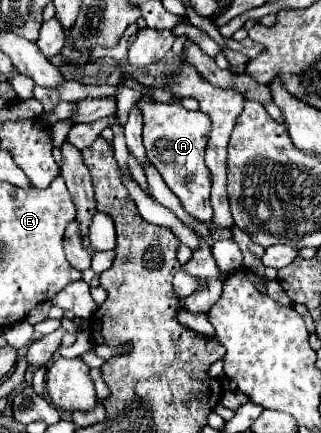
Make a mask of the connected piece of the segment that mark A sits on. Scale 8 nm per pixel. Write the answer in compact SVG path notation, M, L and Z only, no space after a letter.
M140 101L140 111L144 117L144 147L150 163L160 171L166 185L182 201L184 209L198 221L208 223L212 219L212 173L204 163L204 151L208 145L210 117L202 111L188 111L176 103Z

